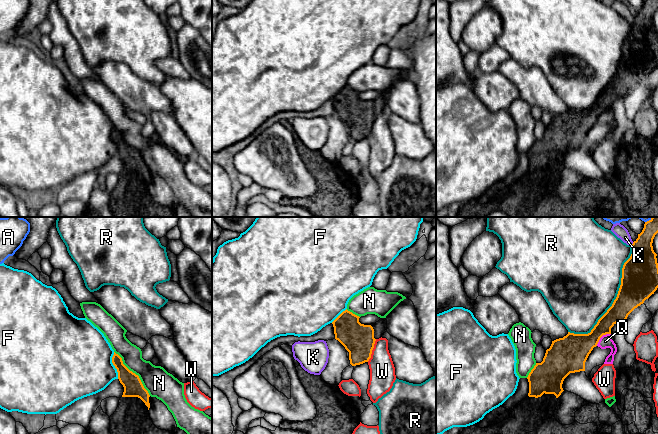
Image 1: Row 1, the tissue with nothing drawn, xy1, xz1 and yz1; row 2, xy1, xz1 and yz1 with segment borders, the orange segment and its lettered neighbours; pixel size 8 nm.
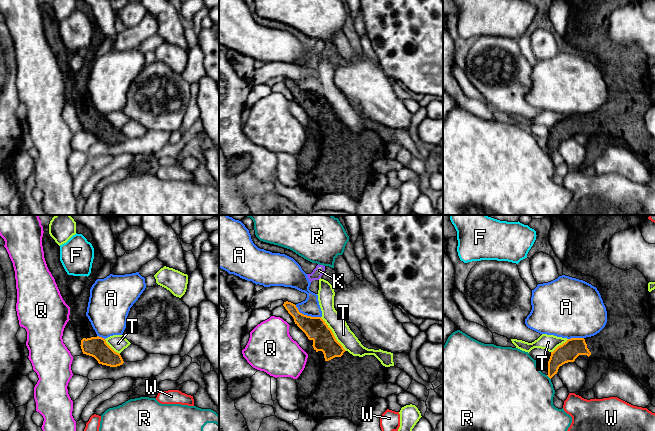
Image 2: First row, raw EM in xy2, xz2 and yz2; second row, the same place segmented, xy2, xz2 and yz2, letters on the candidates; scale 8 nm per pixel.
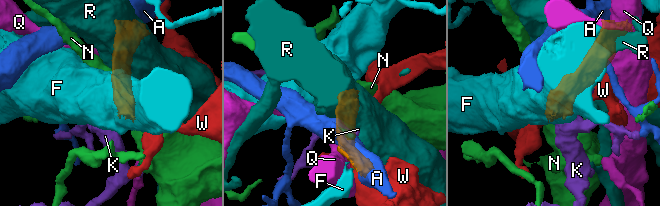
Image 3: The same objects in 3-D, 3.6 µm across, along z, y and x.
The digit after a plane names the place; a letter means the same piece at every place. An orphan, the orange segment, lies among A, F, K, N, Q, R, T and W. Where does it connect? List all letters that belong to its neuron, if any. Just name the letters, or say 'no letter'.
no letter

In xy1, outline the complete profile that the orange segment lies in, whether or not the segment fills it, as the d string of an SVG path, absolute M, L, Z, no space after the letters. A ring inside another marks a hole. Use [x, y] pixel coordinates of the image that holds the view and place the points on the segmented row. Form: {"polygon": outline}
{"polygon": "M114 352L112 363L117 369L118 379L124 387L119 405L110 418L111 434L174 434L158 429L149 415L149 393L138 375L130 371L122 358Z"}

